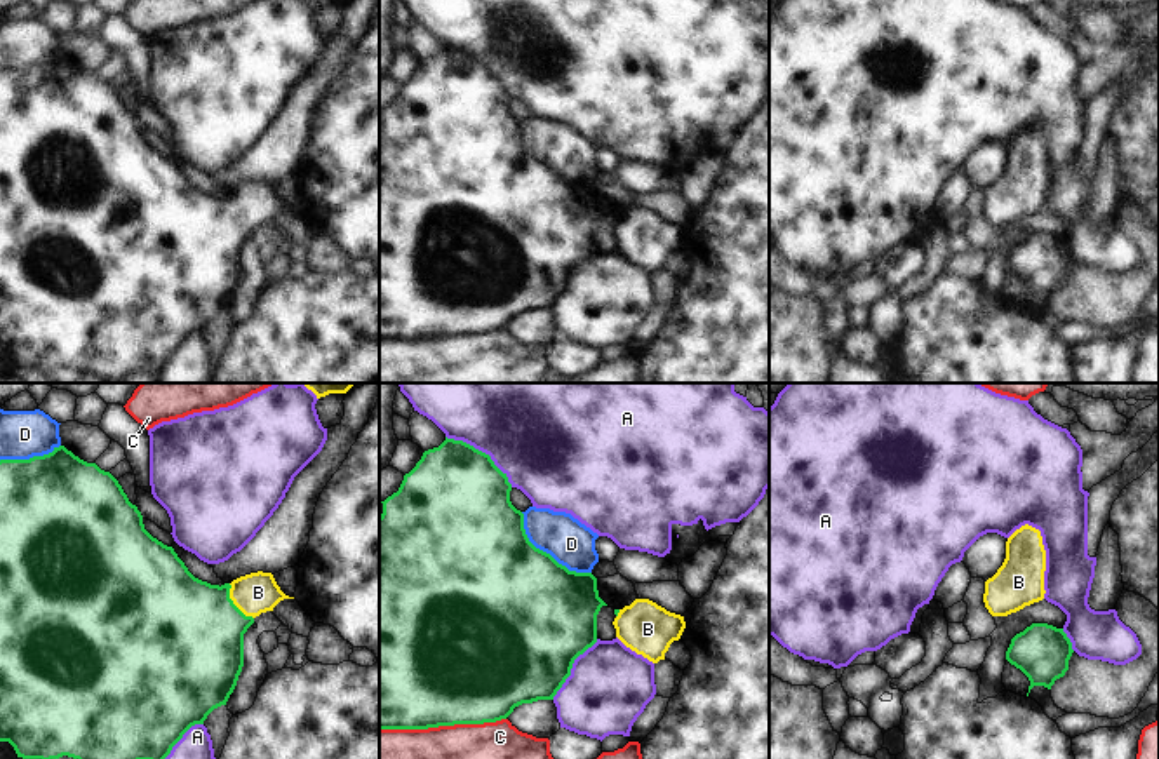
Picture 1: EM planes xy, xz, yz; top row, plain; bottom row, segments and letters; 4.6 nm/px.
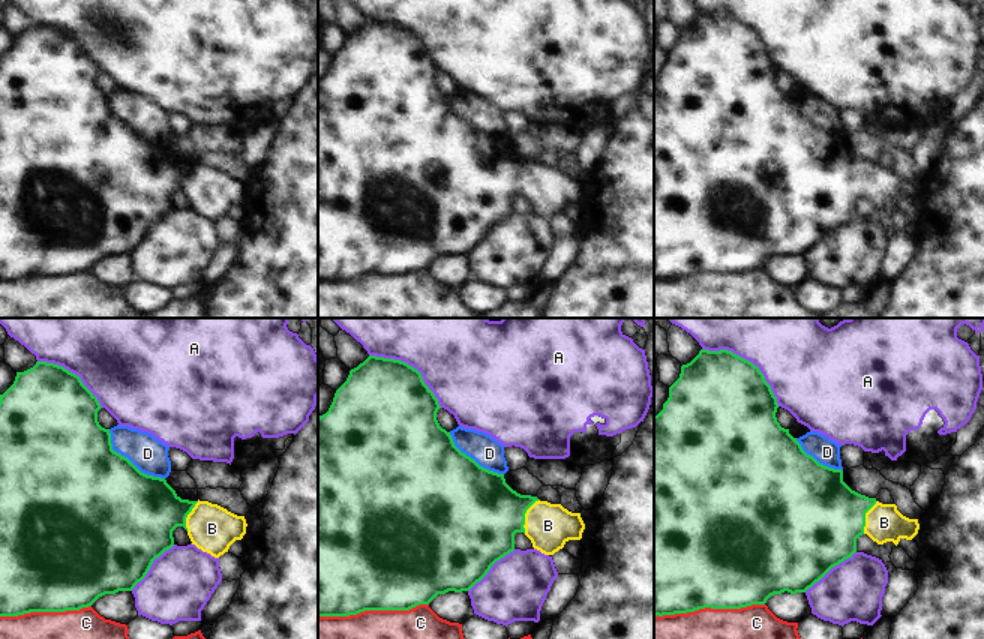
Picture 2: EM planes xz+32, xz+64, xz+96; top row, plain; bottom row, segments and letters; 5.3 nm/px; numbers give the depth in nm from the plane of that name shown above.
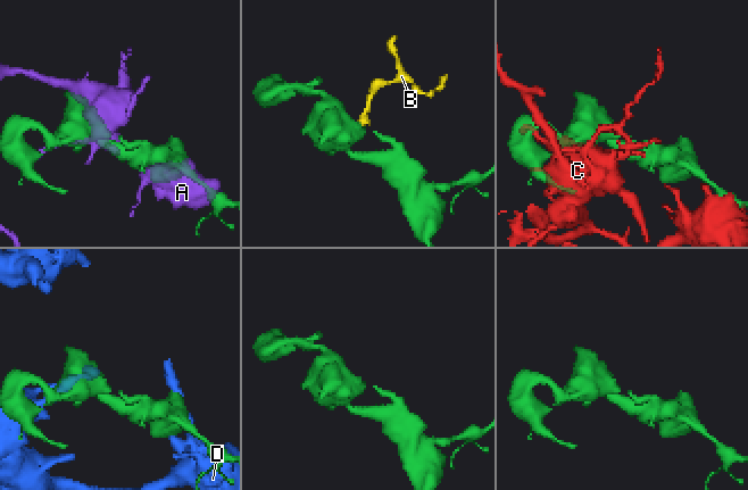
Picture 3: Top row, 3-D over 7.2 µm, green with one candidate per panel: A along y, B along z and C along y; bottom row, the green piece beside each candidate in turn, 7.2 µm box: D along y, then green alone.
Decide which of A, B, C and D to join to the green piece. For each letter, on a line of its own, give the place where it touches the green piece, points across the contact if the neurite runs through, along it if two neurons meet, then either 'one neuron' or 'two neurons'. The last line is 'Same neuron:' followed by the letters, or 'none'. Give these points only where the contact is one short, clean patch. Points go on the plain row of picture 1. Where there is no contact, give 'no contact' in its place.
A: contact xz (481, 61); two neurons
B: contact xy (232, 213); way xy (188, 244), (232, 213), (258, 202); one neuron
C: contact xz (442, 335); two neurons
D: contact xz (545, 162); two neurons
Same neuron: B

